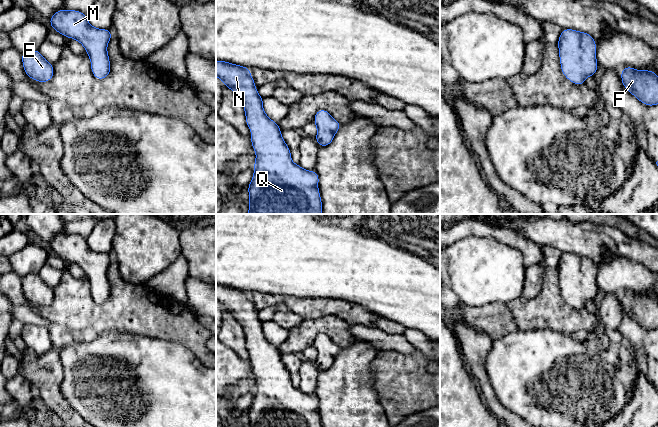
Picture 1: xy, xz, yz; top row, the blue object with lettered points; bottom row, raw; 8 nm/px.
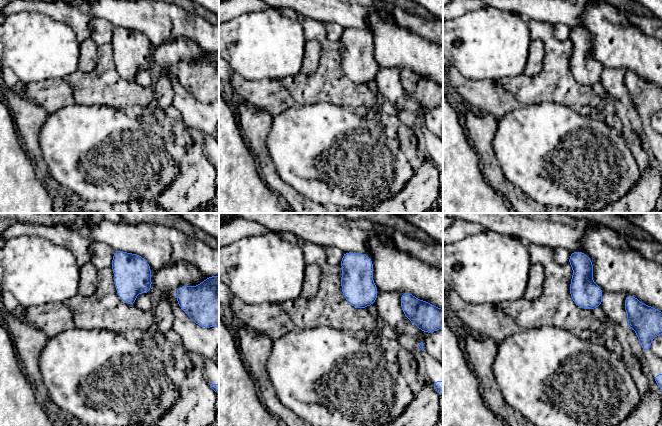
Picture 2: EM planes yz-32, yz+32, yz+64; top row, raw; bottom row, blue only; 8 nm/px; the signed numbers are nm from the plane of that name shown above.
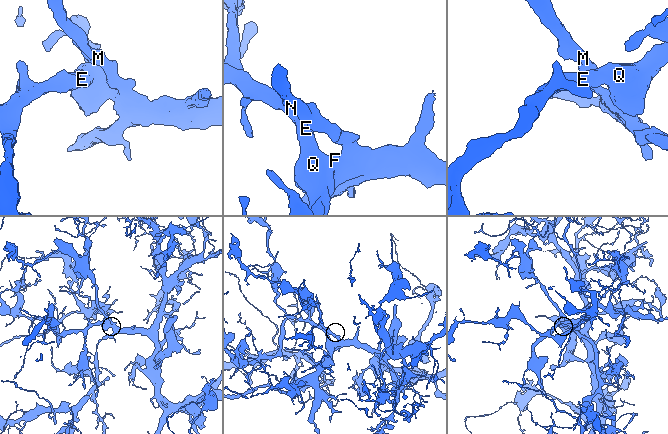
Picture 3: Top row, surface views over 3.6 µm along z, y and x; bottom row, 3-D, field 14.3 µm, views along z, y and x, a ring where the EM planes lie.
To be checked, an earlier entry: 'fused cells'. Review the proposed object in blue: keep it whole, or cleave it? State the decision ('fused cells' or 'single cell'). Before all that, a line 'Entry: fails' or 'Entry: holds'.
Entry: fails
single cell

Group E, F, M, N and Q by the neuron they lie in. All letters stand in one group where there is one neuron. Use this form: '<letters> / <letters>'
E F M N Q

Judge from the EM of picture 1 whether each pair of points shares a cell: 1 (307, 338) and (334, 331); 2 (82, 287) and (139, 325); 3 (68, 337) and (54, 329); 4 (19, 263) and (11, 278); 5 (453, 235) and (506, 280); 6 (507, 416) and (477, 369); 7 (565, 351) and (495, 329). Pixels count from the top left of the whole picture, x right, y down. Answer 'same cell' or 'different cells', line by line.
1: same cell
2: same cell
3: same cell
4: different cells
5: different cells
6: same cell
7: different cells

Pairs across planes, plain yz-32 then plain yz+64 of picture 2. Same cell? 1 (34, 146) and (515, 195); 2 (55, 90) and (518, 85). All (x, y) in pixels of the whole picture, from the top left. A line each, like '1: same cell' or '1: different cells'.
1: same cell
2: different cells

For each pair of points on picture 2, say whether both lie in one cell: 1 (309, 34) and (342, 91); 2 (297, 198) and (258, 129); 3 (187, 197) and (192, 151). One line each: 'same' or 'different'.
1: same
2: same
3: same

